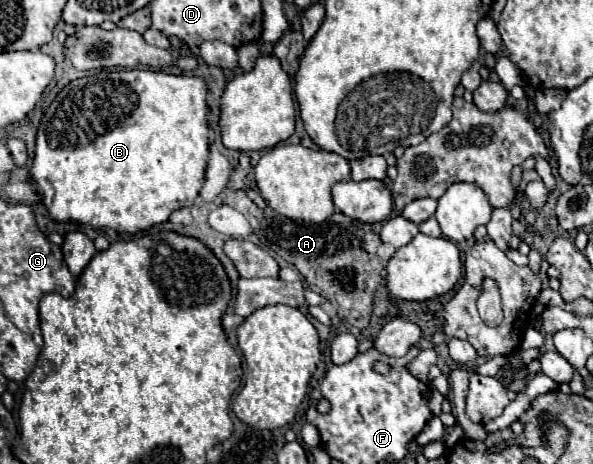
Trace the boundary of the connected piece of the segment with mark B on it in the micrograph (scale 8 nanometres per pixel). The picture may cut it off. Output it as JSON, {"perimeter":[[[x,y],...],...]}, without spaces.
{"perimeter":[[[125,69],[125,71],[99,71],[97,75],[83,77],[71,81],[49,105],[45,111],[39,131],[37,131],[37,143],[35,143],[35,159],[31,165],[31,181],[41,195],[41,203],[47,209],[47,215],[53,221],[59,223],[79,223],[79,225],[91,225],[93,229],[111,227],[115,231],[123,233],[139,233],[143,229],[149,229],[153,225],[165,223],[169,215],[175,209],[189,207],[195,203],[199,189],[205,181],[205,165],[209,155],[209,143],[207,143],[207,87],[201,77],[187,77],[187,75],[167,75],[161,71],[145,71],[145,69]]]}

